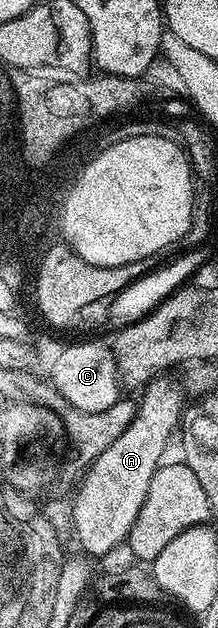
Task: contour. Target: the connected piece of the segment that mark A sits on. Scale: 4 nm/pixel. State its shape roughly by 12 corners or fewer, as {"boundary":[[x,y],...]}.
{"boundary":[[160,375],[125,433],[86,471],[72,509],[81,547],[130,536],[184,402]]}

